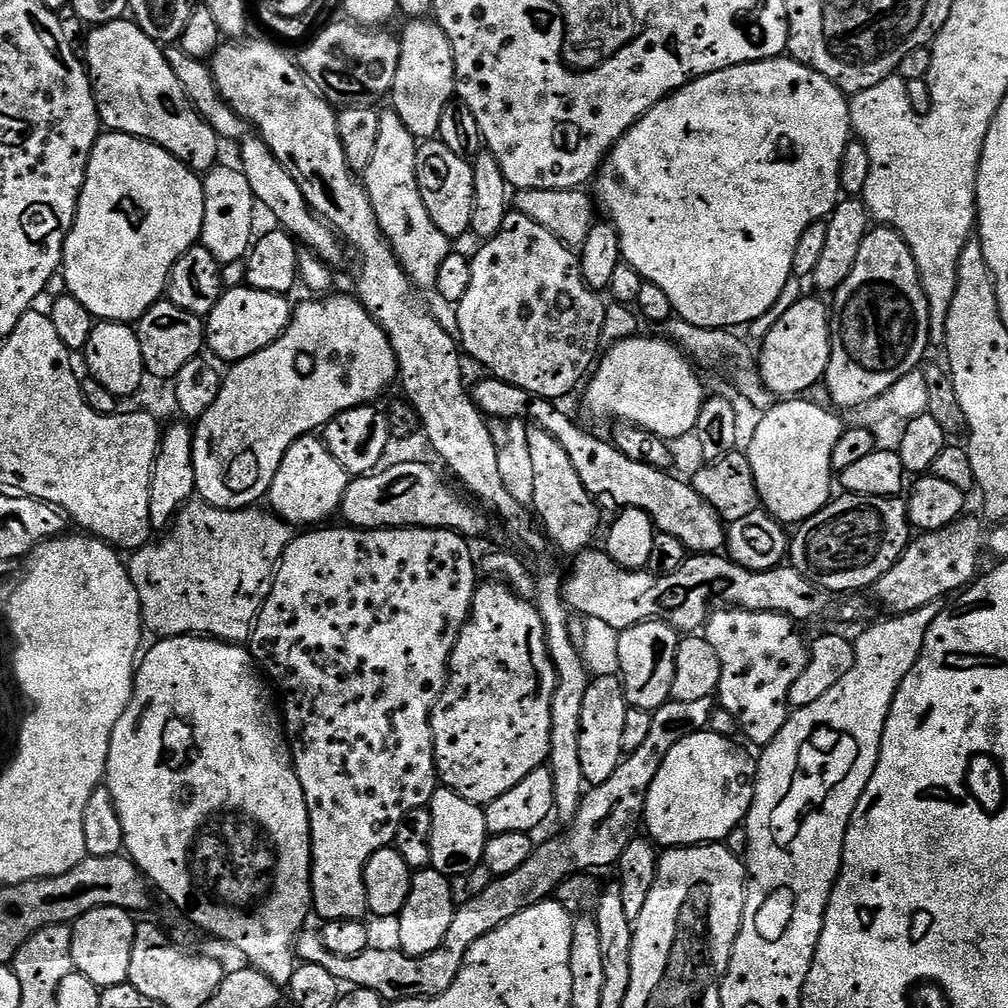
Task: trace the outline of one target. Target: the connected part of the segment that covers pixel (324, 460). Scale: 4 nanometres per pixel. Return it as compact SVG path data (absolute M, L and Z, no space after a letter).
M316 434L303 436L294 442L294 446L290 446L290 450L286 450L266 500L272 503L271 511L289 526L320 526L339 513L349 483L348 472L338 466L323 439Z

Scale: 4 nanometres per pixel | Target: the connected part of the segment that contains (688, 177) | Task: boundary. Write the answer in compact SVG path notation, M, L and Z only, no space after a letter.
M787 55L711 72L683 84L665 100L659 100L641 120L626 130L626 134L622 134L622 138L604 159L594 180L595 199L603 215L604 212L608 215L605 217L620 235L623 263L634 266L634 270L638 270L640 277L647 283L666 290L666 298L670 298L673 313L694 326L736 330L740 328L739 324L749 326L755 319L762 318L762 314L766 314L774 302L778 302L778 294L782 294L786 282L793 279L794 250L798 250L798 242L802 234L806 234L806 226L831 216L841 199L840 167L846 146L850 143L849 103L849 97L841 92L837 84Z

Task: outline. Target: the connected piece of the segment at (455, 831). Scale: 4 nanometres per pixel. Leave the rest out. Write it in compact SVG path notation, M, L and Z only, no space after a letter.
M440 786L432 795L432 821L434 830L430 838L431 868L449 878L468 876L484 862L486 842L490 835L484 817L484 808L474 802L466 802L454 790Z

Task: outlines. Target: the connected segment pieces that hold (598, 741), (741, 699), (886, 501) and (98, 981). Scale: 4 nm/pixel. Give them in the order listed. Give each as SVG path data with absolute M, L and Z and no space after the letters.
M619 675L600 676L591 681L586 690L585 702L581 712L581 732L578 750L581 751L582 774L585 785L595 786L606 782L614 770L618 770L626 753L622 746L622 734L626 727L626 714L630 705L624 693L624 681Z
M725 608L713 611L706 625L706 639L722 662L722 678L718 693L719 707L724 708L740 723L740 732L752 744L763 746L778 738L782 726L790 715L790 690L798 682L798 674L806 670L809 645L800 637L797 621L790 616L773 612L751 612L741 608Z
M837 495L795 530L790 540L791 567L833 594L871 589L910 543L908 505L887 496Z
M95 908L82 914L71 925L72 967L86 974L101 990L128 983L130 950L134 950L137 921L124 908Z

